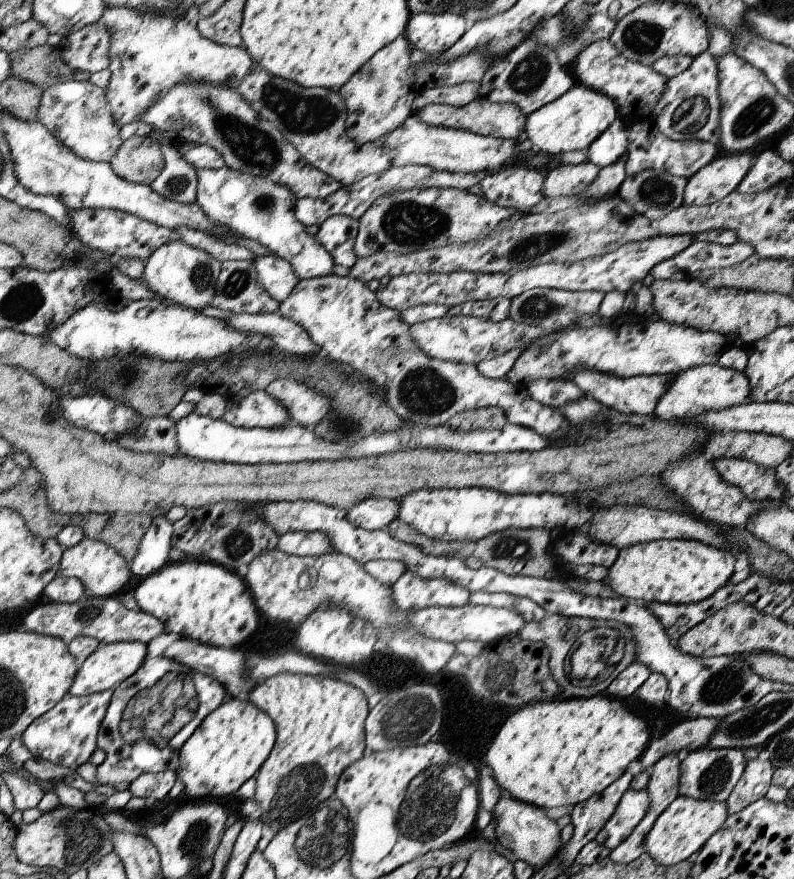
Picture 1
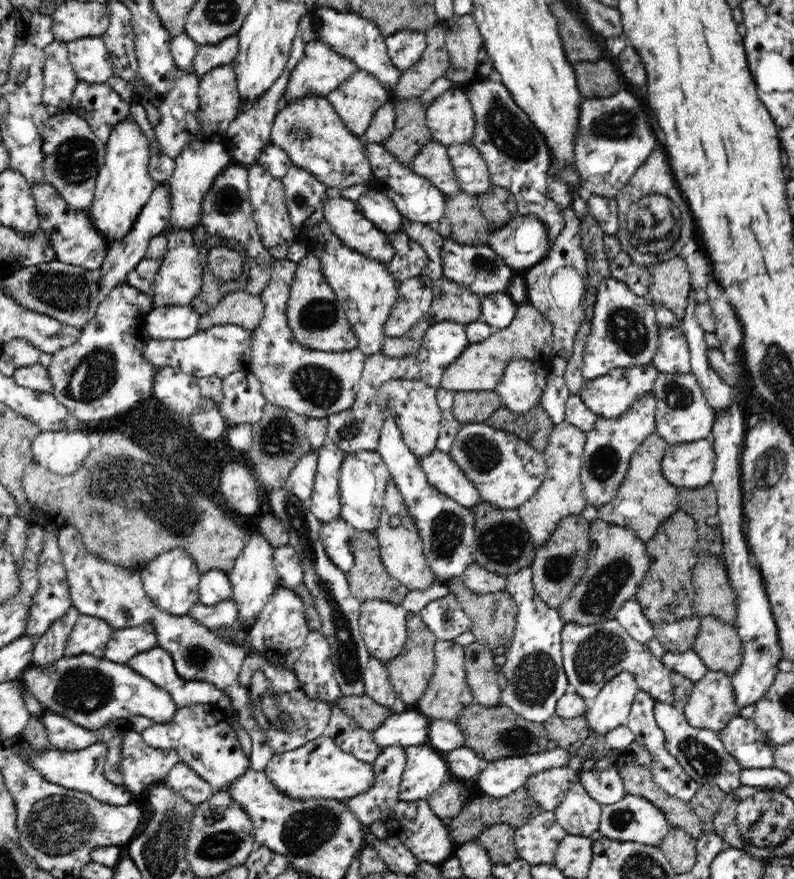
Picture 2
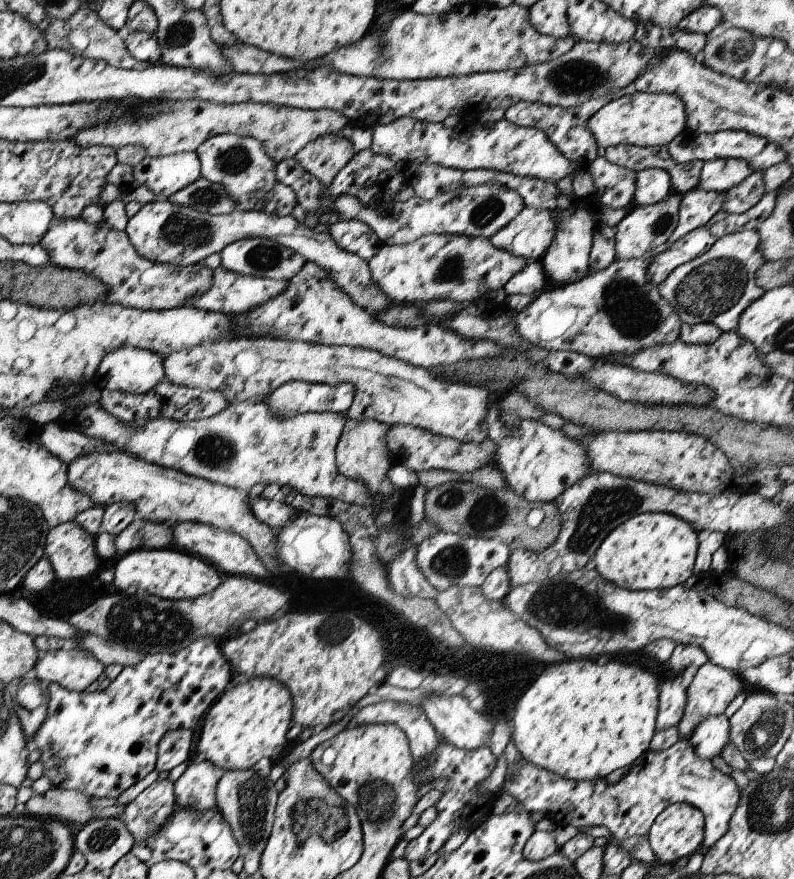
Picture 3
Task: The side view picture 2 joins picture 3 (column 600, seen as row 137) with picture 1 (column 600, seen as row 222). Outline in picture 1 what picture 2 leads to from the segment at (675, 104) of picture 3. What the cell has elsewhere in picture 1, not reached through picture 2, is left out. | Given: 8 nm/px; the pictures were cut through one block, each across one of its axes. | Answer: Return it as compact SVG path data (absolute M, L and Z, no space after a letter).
M578 84L567 90L560 98L526 116L523 137L535 153L559 155L570 151L584 151L613 123L617 116L619 116L617 106L609 96Z

